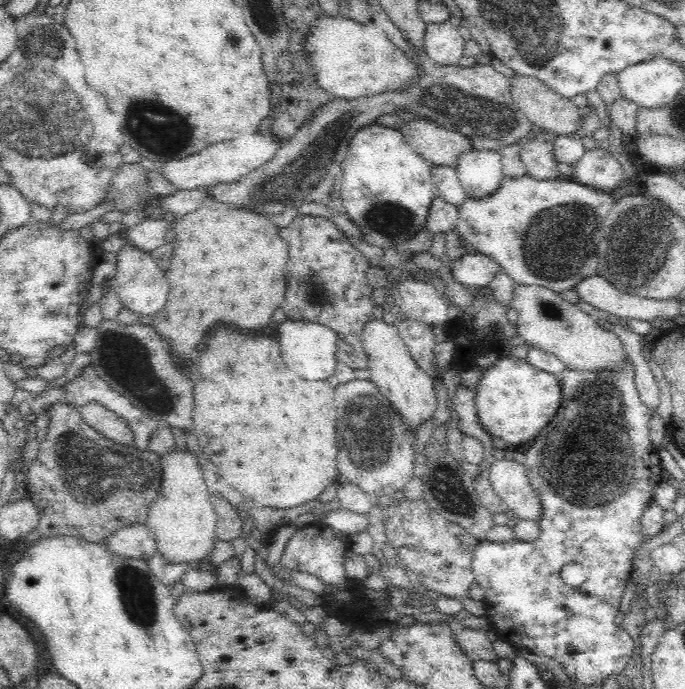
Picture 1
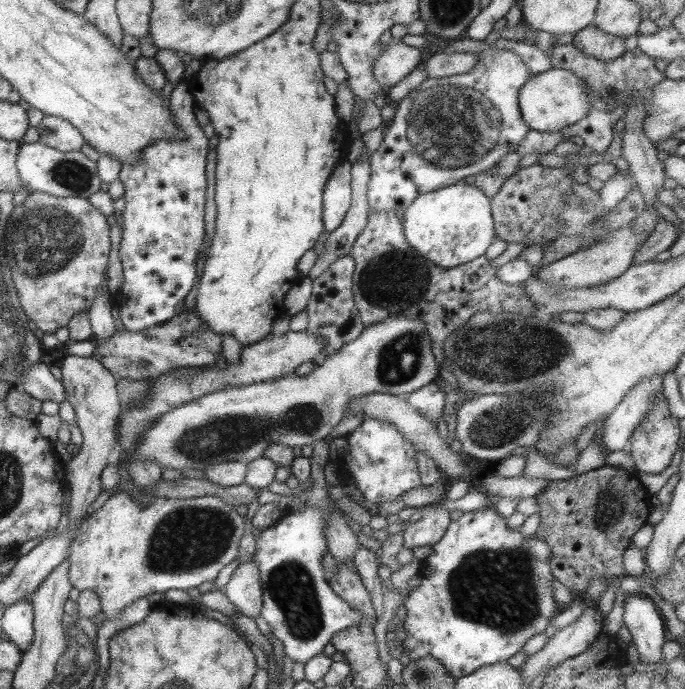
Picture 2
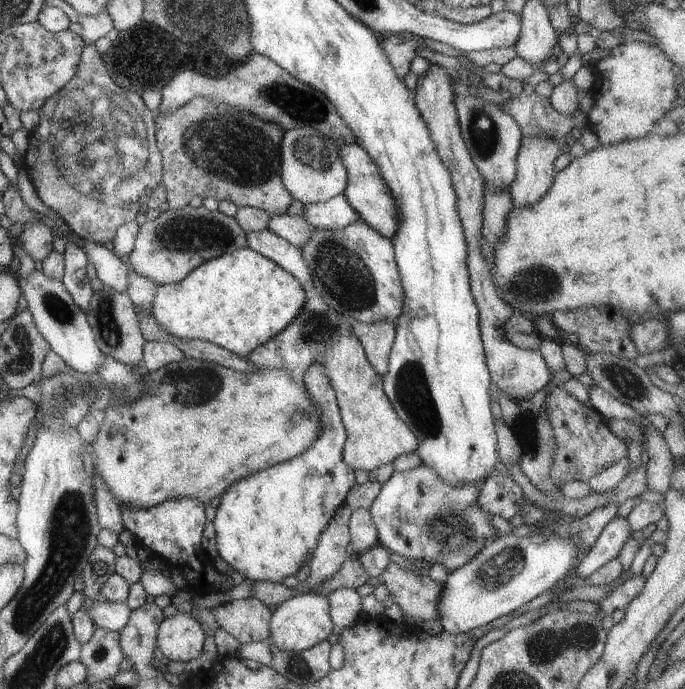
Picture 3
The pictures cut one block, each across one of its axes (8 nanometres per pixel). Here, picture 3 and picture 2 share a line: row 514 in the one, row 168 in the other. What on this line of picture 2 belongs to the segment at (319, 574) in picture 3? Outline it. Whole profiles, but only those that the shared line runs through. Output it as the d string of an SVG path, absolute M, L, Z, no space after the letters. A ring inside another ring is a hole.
M341 160L337 163L322 192L323 231L334 231L343 220L350 205L350 162Z

